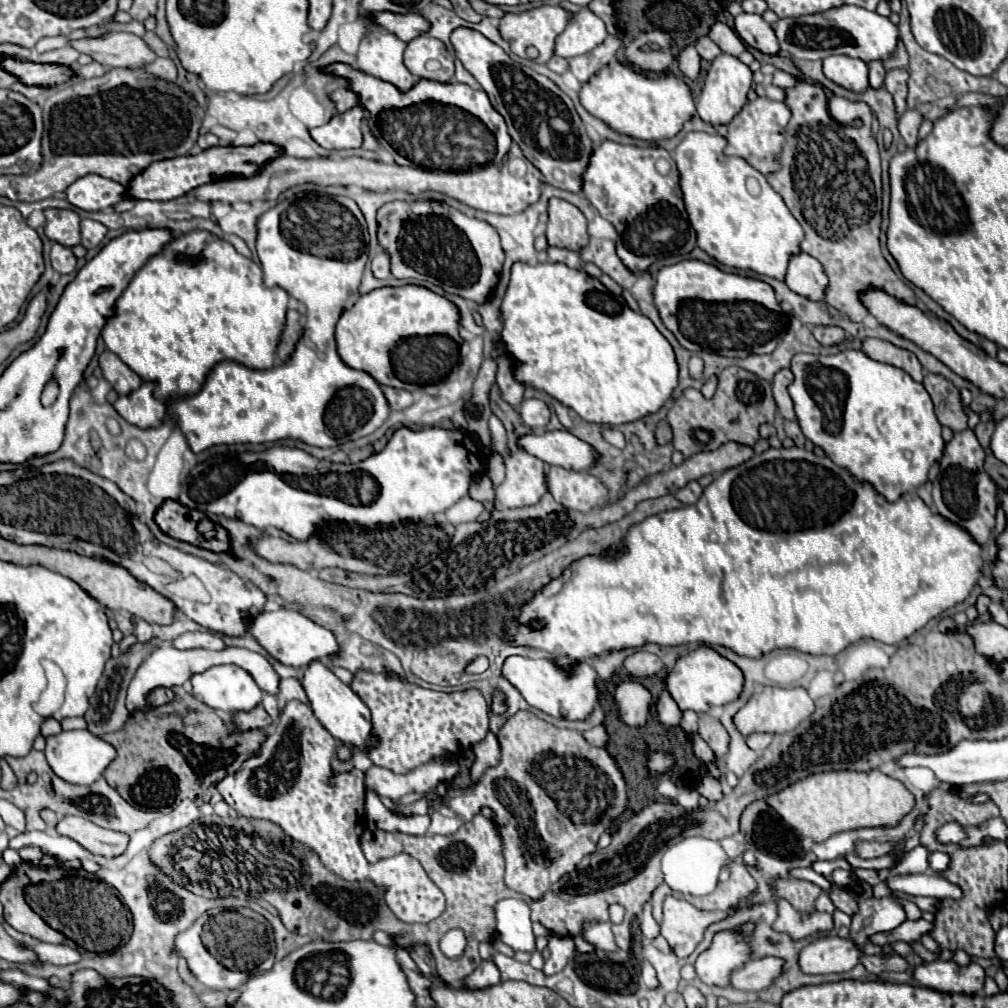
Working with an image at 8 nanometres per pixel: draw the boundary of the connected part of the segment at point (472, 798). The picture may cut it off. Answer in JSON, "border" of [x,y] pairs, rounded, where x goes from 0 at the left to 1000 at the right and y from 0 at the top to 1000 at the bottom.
{"border":[[[513,705],[507,709],[497,719],[493,735],[497,739],[497,755],[485,761],[463,785],[447,791],[445,801],[463,814],[479,801],[489,805],[489,816],[499,834],[503,880],[533,892],[561,866],[570,862],[580,848],[588,846],[598,824],[622,803],[620,773],[614,759],[600,743],[586,741],[574,725],[549,721],[533,713],[527,705]]]}

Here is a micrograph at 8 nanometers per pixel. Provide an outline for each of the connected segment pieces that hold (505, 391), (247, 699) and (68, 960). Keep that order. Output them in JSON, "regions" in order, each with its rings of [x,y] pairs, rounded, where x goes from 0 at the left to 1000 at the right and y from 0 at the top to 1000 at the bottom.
{"regions":[[[[495,354],[493,356],[495,360],[495,368],[493,368],[493,382],[495,382],[495,388],[497,388],[497,394],[509,404],[509,406],[515,406],[517,398],[519,398],[519,388],[521,388],[521,382],[513,380],[507,372],[507,366],[509,366],[509,358],[505,354]]],[[[215,660],[189,670],[191,689],[199,691],[213,705],[249,705],[259,697],[261,686],[235,660]]],[[[31,934],[27,938],[29,941],[33,941],[41,953],[45,955],[53,955],[53,957],[72,957],[80,953],[80,945],[74,943],[68,938],[49,938],[43,934]]]]}

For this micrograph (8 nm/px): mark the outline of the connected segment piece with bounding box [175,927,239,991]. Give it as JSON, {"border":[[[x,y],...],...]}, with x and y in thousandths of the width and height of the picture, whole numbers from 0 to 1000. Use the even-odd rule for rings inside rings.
{"border":[[[188,920],[186,924],[178,926],[174,930],[174,945],[186,953],[188,963],[203,979],[217,981],[217,983],[229,981],[229,973],[237,973],[237,965],[229,965],[223,955],[217,957],[215,947],[209,943],[205,945],[205,941],[201,941],[197,926],[199,926],[199,920]]]}

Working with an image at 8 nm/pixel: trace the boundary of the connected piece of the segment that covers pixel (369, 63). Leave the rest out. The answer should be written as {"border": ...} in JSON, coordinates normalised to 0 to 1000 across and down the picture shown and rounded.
{"border":[[[370,27],[356,45],[354,66],[360,72],[384,80],[402,92],[416,80],[400,63],[402,47],[404,43],[396,41],[396,37],[392,37],[388,31]]]}

